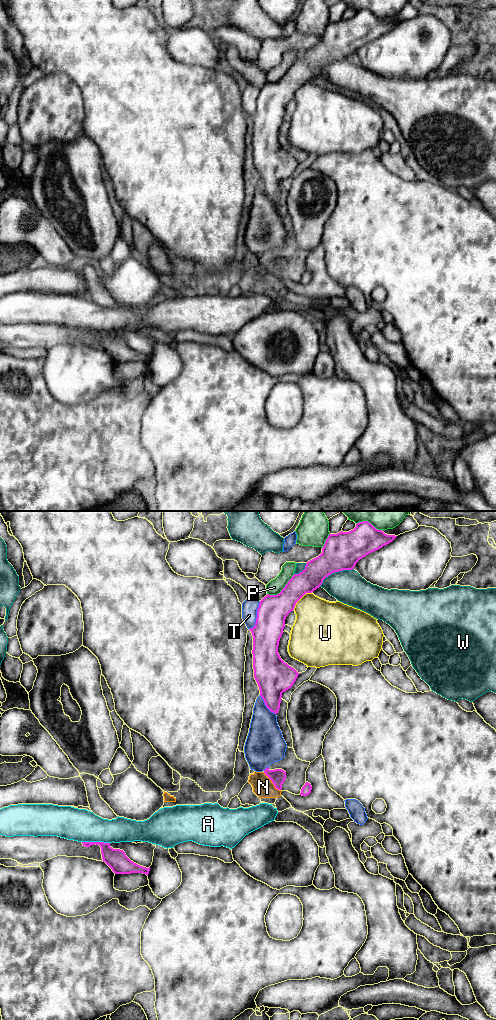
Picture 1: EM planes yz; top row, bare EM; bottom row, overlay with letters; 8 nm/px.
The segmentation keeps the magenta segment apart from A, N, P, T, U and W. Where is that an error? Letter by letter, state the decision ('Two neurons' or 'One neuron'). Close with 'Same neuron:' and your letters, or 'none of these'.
A: Two neurons
N: Two neurons
P: Two neurons
T: Two neurons
U: Two neurons
W: Two neurons
Same neuron: none of these

